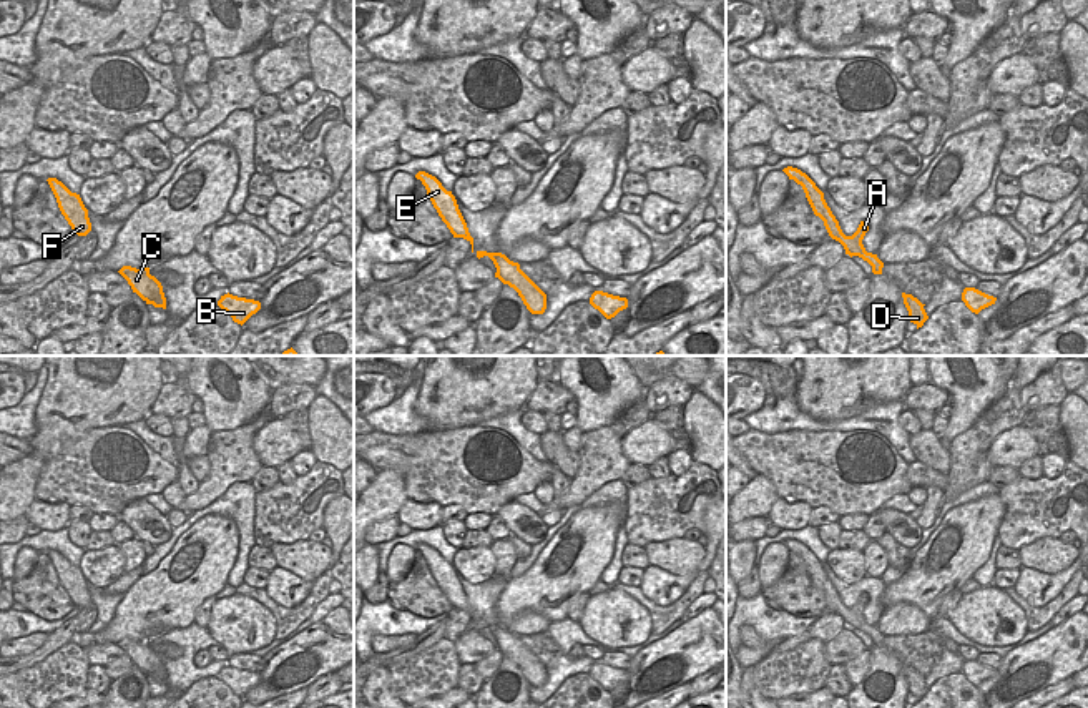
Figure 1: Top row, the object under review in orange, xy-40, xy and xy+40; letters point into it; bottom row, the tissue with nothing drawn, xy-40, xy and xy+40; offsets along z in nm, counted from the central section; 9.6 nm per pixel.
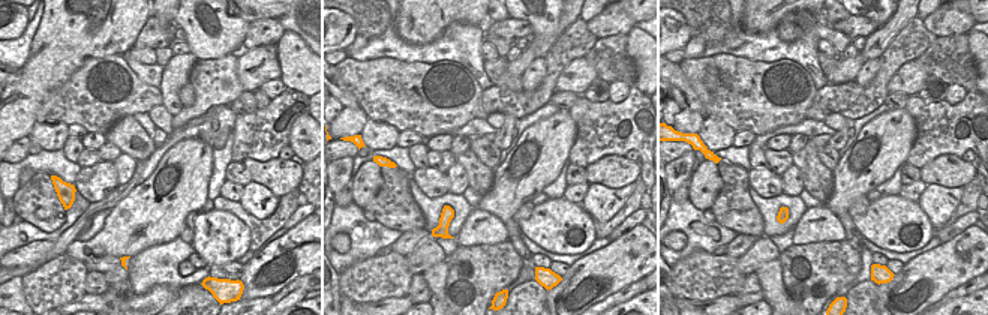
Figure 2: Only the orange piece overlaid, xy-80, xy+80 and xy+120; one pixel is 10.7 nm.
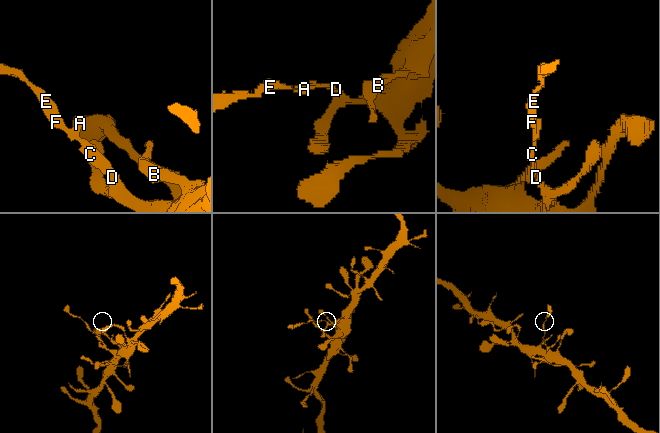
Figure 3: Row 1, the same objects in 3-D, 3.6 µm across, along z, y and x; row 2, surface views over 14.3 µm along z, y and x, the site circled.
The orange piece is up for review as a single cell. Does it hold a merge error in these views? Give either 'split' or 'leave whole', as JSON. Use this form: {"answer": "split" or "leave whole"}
{"answer": "split"}

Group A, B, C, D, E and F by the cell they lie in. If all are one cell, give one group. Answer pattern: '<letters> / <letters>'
A E F / B C D

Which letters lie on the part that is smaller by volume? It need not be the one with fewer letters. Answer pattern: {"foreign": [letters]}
{"foreign": ["A", "E", "F"]}

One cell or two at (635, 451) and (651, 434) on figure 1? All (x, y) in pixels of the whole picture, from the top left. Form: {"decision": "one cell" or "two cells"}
{"decision": "one cell"}

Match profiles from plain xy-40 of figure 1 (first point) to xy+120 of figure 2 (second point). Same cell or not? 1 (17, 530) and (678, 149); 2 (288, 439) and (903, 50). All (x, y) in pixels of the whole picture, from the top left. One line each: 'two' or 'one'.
1: one
2: two

